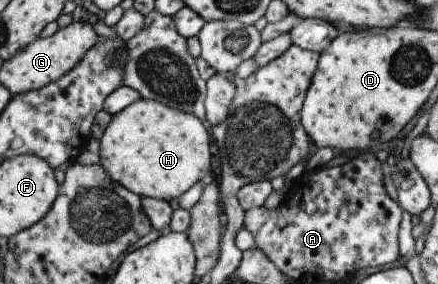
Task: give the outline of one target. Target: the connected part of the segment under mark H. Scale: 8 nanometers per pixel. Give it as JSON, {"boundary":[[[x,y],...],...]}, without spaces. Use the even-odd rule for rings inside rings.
{"boundary":[[[142,98],[111,115],[111,120],[99,139],[97,154],[99,155],[98,165],[109,179],[137,196],[159,201],[177,200],[177,197],[210,172],[209,135],[203,123],[191,113],[183,113],[179,109]]]}

